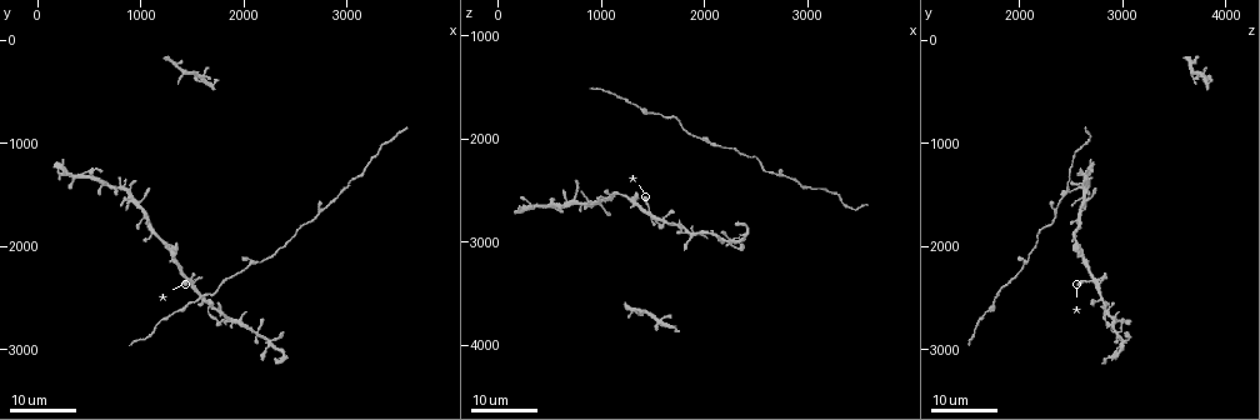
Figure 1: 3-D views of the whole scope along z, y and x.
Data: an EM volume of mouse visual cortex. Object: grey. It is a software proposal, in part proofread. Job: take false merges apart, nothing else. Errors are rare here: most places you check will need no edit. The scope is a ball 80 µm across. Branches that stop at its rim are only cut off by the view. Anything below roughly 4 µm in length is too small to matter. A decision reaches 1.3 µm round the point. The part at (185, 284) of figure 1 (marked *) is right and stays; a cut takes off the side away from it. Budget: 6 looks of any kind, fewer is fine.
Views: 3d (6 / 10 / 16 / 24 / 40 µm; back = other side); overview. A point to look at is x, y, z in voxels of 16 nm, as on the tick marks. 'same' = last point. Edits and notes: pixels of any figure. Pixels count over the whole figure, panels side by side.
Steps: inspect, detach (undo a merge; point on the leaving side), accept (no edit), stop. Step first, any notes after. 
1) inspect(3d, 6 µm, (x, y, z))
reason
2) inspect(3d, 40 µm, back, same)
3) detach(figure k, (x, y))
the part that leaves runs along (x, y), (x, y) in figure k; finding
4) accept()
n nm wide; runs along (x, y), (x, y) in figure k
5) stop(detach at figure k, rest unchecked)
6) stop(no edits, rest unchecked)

inspect(3d, 24 µm, (1420, 2340, 2700))
four-way junction

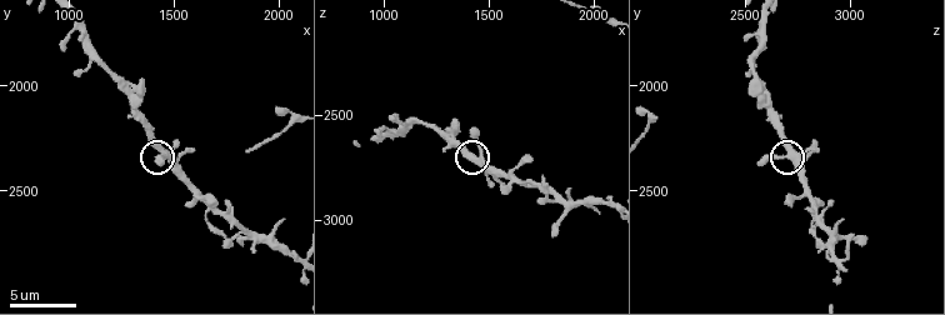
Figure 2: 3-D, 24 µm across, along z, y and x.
inspect(3d, 6 µm, (1440, 2310, 2720))

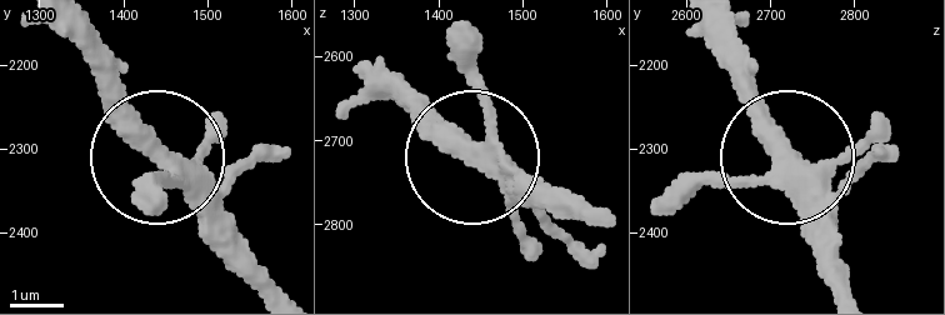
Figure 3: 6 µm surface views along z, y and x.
accept()
4 arms; runs along (654, 204), (779, 159), (833, 280) in figure 3; continuous, no second neuron

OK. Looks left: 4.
inspect(3d, 24 µm, (2120, 2860, 2960))
four-way junction

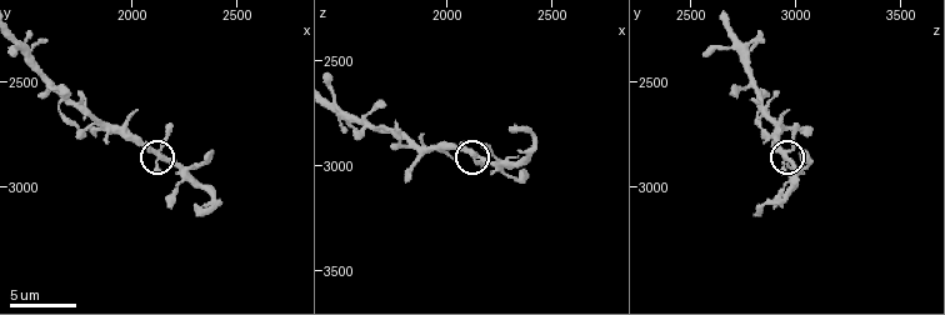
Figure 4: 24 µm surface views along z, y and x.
inspect(3d, 10 µm, (2140, 2830, 2960))

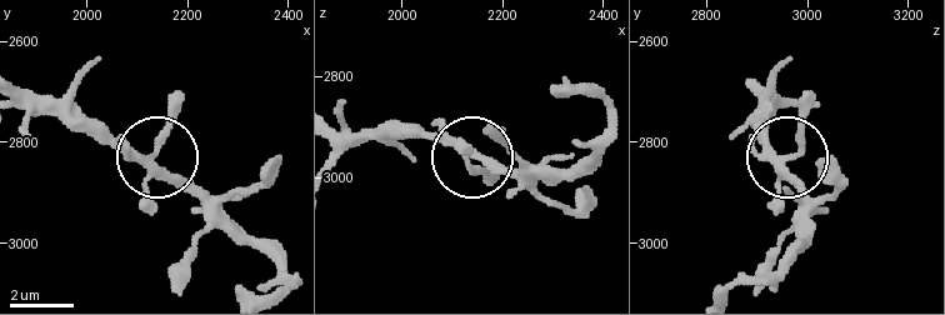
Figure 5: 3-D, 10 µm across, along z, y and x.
accept()
4 arms; runs along (340, 131), (420, 131), (478, 171), (499, 176) in figure 5; all the same neuron

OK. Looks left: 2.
inspect(3d, 16 µm, (960, 1600, 2640))
a fork

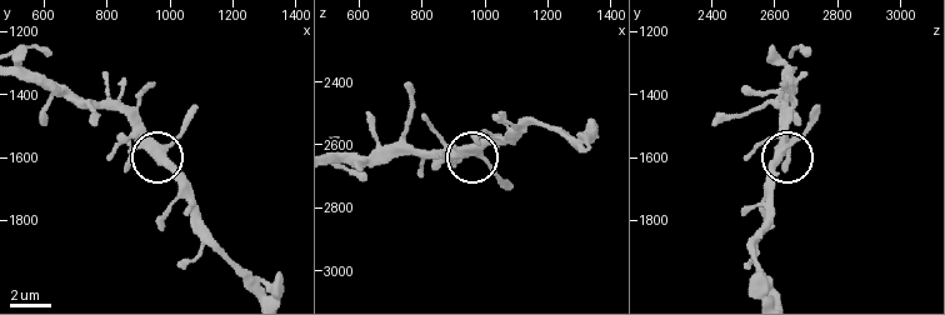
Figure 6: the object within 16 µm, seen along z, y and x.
inspect(3d, 10 µm, (980, 1570, 2620))

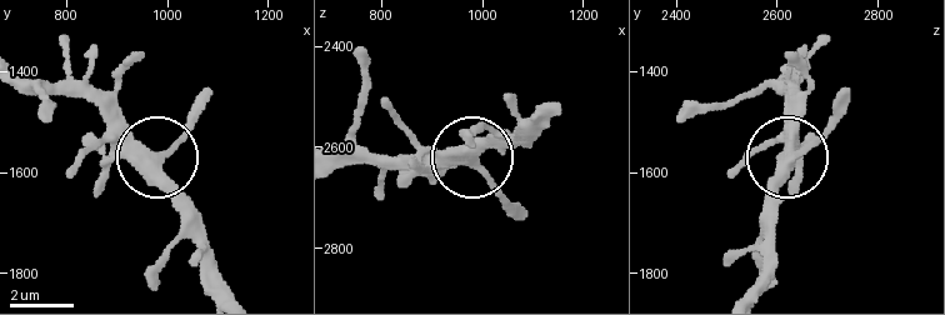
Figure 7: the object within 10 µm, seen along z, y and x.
accept()
runs along (234, 293), (183, 188), (96, 93) in figure 7; all the same neuron

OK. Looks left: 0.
stop(no edits, rest unchecked)

